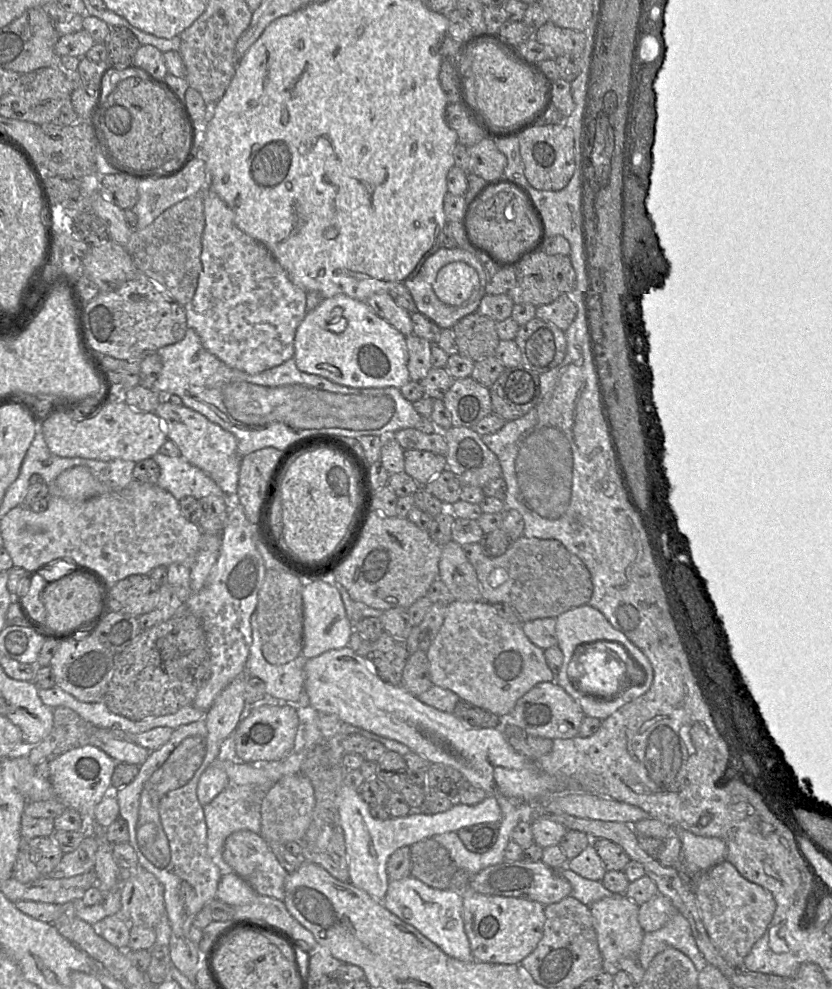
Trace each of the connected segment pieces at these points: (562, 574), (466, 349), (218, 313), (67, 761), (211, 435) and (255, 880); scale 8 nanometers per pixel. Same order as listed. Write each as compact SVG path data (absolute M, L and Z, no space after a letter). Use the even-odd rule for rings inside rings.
M519 537L511 541L500 556L488 556L480 543L461 545L474 567L481 586L481 599L490 603L507 603L519 616L521 623L540 618L556 618L562 613L586 605L592 595L590 574L584 564L555 540Z
M478 312L459 320L452 328L458 354L477 362L494 356L499 344L496 322Z
M211 189L204 190L202 199L205 217L200 255L202 271L192 300L183 306L187 327L197 333L208 352L227 366L256 375L294 358L295 333L306 315L306 293L290 281L264 245L235 225L233 211Z
M92 745L74 748L49 759L49 781L54 790L55 798L68 808L80 813L83 822L93 825L93 814L96 805L103 799L111 785L111 776L116 761L105 752Z
M161 402L155 414L161 419L168 439L179 448L181 456L209 475L225 494L235 495L242 459L237 450L236 437L184 405Z
M248 830L232 833L225 841L223 859L233 872L244 879L258 895L268 896L279 901L284 900L284 885L289 873L281 866L260 834Z

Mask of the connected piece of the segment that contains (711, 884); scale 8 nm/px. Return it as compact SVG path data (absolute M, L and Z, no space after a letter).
M727 861L704 871L694 889L703 925L720 955L733 967L742 964L753 945L766 931L775 911L771 894L745 880Z

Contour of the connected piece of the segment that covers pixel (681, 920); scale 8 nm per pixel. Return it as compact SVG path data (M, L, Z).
M679 912L675 913L661 929L644 933L638 952L644 971L648 969L656 955L668 948L676 949L686 955L698 973L707 965L697 948L689 922Z

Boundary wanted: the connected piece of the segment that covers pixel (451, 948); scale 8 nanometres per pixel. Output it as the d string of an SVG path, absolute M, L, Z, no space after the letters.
M409 876L389 882L382 904L399 919L416 928L446 955L464 962L475 961L464 930L461 893L434 889Z

